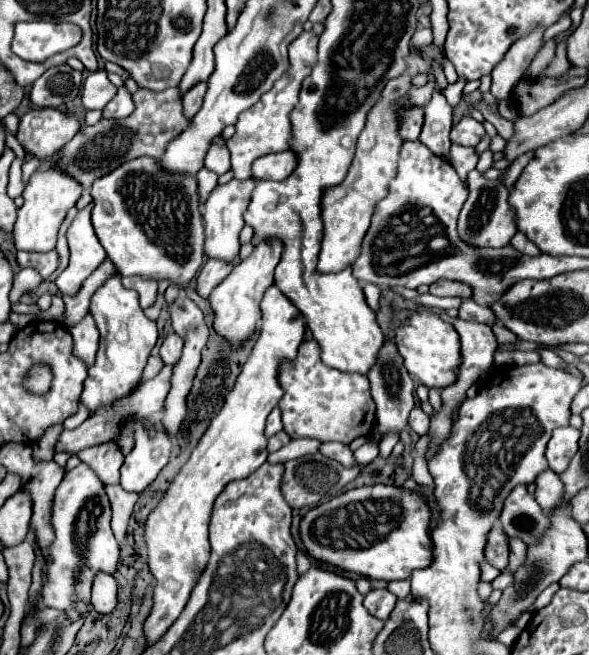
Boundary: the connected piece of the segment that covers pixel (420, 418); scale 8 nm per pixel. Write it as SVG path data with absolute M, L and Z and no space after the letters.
M419 405L413 407L409 413L409 429L413 433L417 433L419 437L423 437L429 431L429 417L423 413L423 409Z

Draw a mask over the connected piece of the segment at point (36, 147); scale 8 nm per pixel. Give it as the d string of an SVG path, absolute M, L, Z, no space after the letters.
M45 107L25 113L21 117L15 137L25 149L25 153L41 159L53 155L67 141L71 141L73 133L77 133L79 127L81 125L75 117L69 117L59 109Z

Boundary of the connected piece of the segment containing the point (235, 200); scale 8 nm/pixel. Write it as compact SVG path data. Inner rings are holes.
M229 181L227 185L215 187L205 203L205 255L211 259L223 259L227 263L233 263L235 255L239 253L239 231L245 225L243 213L249 205L249 193L253 191L255 181Z

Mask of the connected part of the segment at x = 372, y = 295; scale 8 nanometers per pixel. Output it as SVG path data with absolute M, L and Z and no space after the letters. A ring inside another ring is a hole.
M367 284L363 288L363 292L365 293L365 298L367 301L367 304L374 310L378 311L380 308L380 297L381 297L381 291L379 287L377 287L374 284Z

